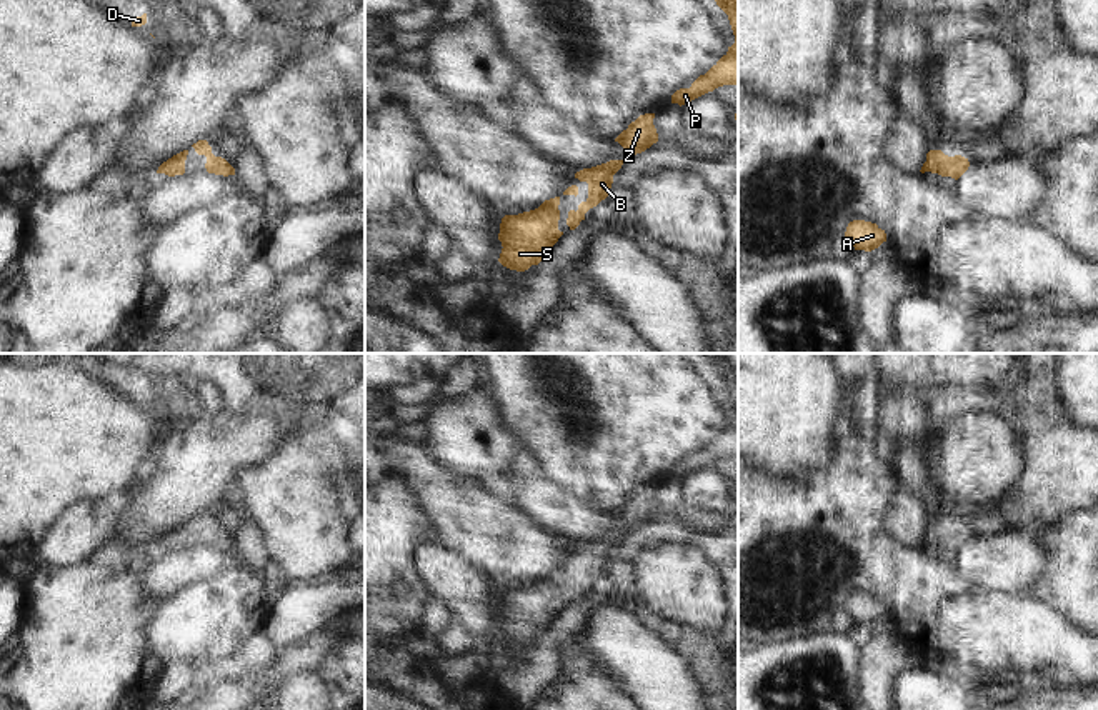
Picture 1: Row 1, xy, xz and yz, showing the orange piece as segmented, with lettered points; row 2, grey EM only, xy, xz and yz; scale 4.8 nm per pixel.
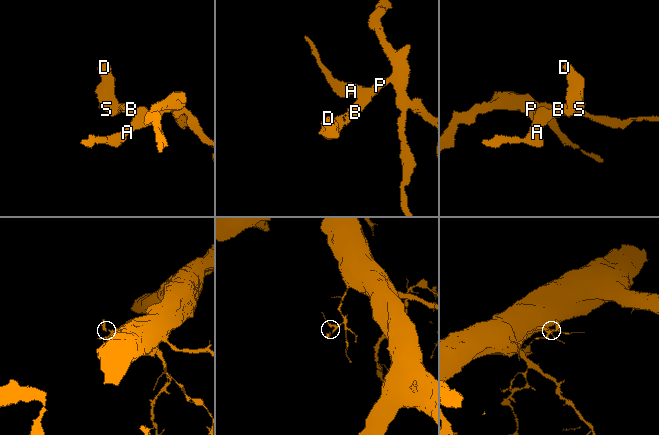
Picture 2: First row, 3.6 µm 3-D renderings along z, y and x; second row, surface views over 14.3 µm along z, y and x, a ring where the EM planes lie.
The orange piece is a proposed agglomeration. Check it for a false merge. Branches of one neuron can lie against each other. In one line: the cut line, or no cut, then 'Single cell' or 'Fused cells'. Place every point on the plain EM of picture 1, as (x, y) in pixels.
No split. Single cell

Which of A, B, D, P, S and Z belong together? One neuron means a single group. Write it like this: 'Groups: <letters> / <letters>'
Groups: A B D P S Z

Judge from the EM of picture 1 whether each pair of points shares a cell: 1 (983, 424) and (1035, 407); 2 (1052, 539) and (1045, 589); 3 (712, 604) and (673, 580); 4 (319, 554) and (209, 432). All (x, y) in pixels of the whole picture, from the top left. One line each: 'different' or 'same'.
1: different
2: same
3: same
4: different

